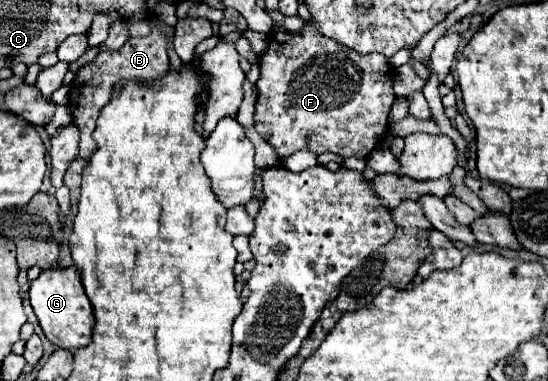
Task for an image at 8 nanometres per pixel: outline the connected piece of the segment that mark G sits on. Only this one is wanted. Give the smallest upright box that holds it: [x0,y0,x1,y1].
[30,265,94,351]

